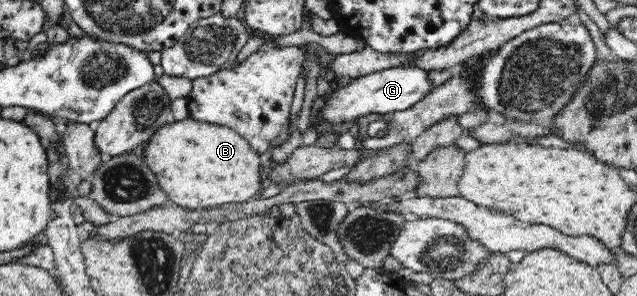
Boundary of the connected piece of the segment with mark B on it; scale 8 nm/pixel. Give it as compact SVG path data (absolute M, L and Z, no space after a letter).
M192 118L158 129L144 147L143 160L156 175L170 203L187 209L244 203L259 195L262 184L261 156L245 138L227 126L196 122Z

